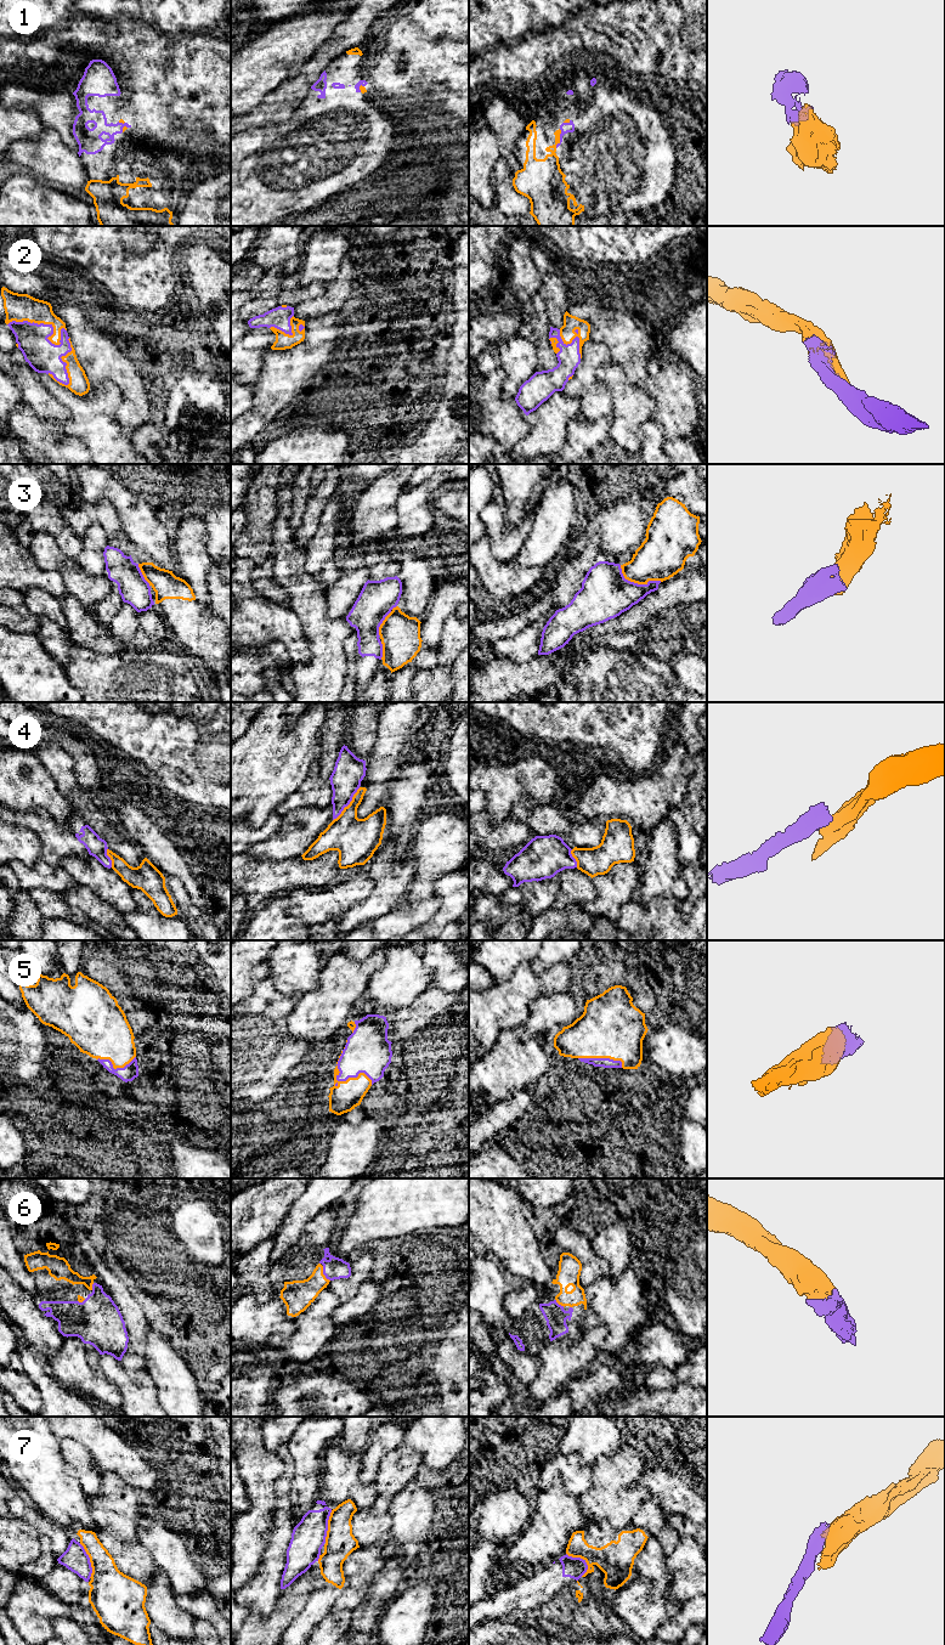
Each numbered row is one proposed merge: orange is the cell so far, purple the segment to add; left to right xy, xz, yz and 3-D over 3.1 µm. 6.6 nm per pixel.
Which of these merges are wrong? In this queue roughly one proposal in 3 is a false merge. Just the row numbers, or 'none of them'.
3, 4, 7

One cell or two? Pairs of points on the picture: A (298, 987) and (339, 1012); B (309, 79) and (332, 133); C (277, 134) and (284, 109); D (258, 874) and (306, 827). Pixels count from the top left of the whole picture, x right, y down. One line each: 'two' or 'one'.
A: two
B: two
C: two
D: two

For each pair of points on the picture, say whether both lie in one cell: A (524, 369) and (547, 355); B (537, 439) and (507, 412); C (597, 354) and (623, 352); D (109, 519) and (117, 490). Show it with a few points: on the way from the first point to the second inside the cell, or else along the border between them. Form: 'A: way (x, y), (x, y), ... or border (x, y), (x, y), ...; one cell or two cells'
A: border (531, 337), (536, 348), (537, 371); two cells
B: border (527, 416), (530, 430), (513, 451); two cells
C: border (589, 338), (607, 349), (610, 361); two cells
D: border (100, 497), (107, 498), (115, 507); two cells

